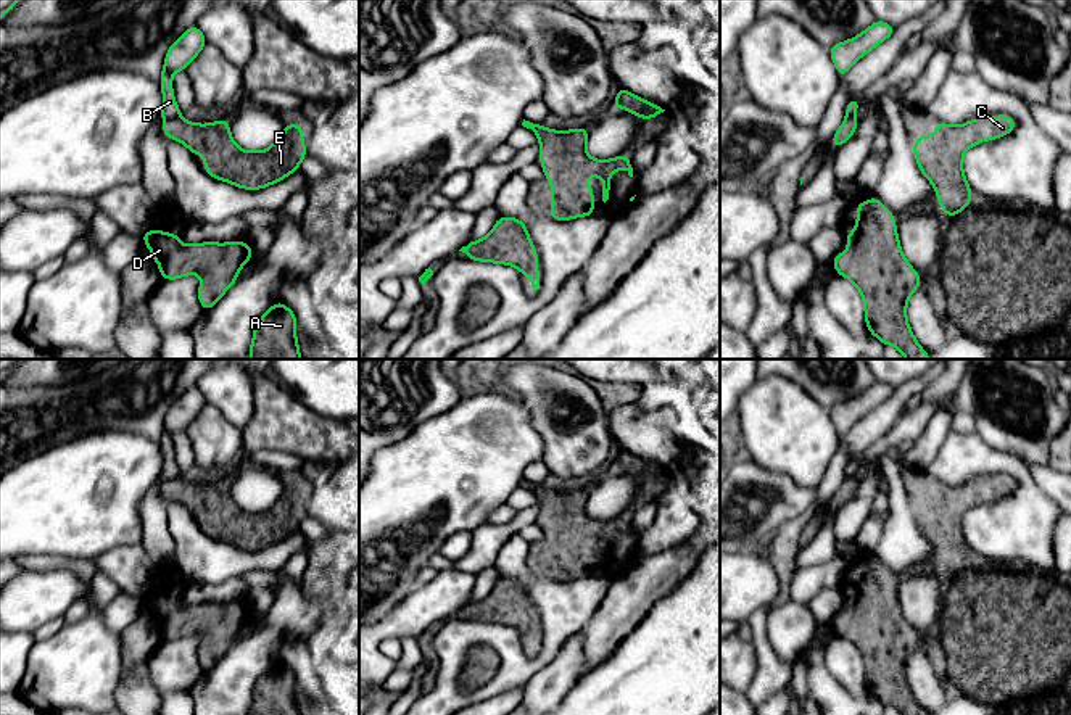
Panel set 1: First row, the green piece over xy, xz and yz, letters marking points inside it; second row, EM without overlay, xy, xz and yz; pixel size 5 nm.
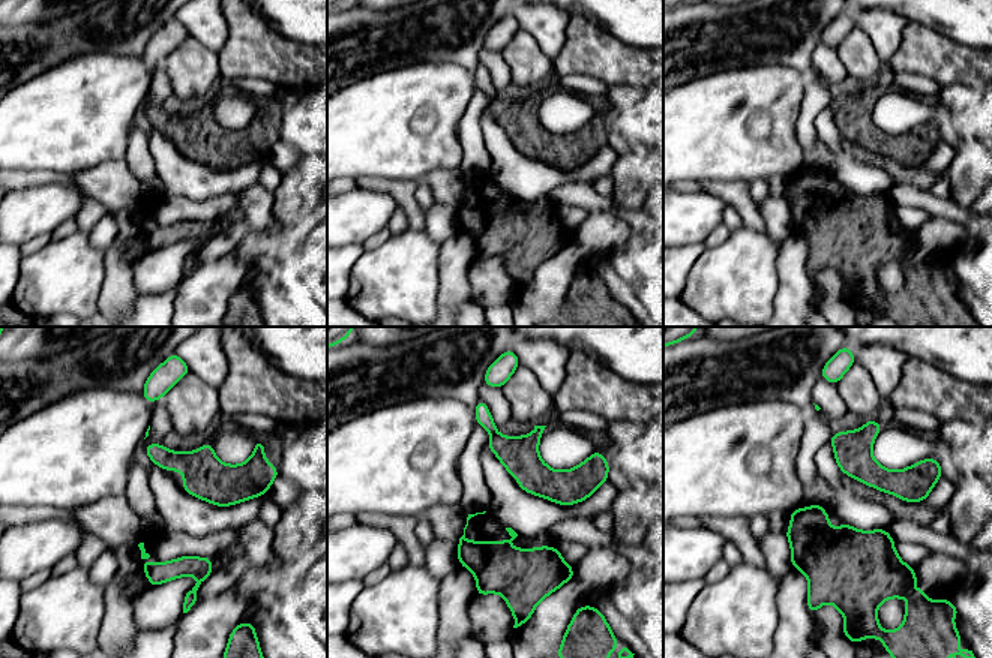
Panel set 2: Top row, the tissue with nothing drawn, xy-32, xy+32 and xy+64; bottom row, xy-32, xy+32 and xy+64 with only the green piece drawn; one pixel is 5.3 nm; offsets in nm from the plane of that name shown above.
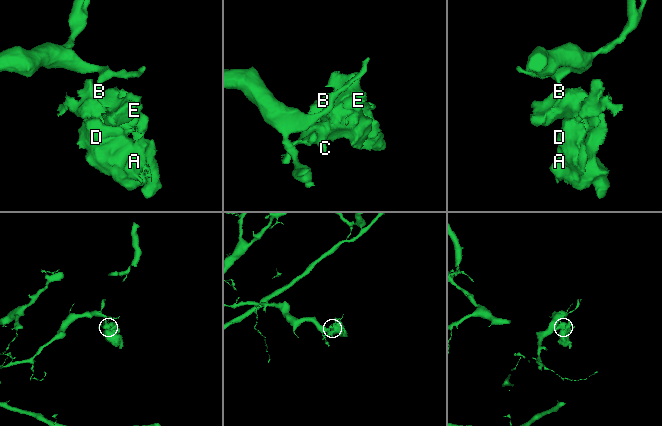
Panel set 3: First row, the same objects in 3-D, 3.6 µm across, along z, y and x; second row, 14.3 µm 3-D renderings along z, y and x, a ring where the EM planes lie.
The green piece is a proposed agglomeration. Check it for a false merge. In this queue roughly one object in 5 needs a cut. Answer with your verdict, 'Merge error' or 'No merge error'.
Merge error

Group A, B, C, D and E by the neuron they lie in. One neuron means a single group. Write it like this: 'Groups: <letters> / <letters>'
Groups: A C D E / B

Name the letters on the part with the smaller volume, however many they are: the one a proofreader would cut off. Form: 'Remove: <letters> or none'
Remove: A, C, D, E

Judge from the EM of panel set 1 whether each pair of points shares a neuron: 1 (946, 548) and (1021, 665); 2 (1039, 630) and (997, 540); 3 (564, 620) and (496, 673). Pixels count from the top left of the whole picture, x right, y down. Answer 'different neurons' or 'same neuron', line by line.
1: same neuron
2: different neurons
3: same neuron

